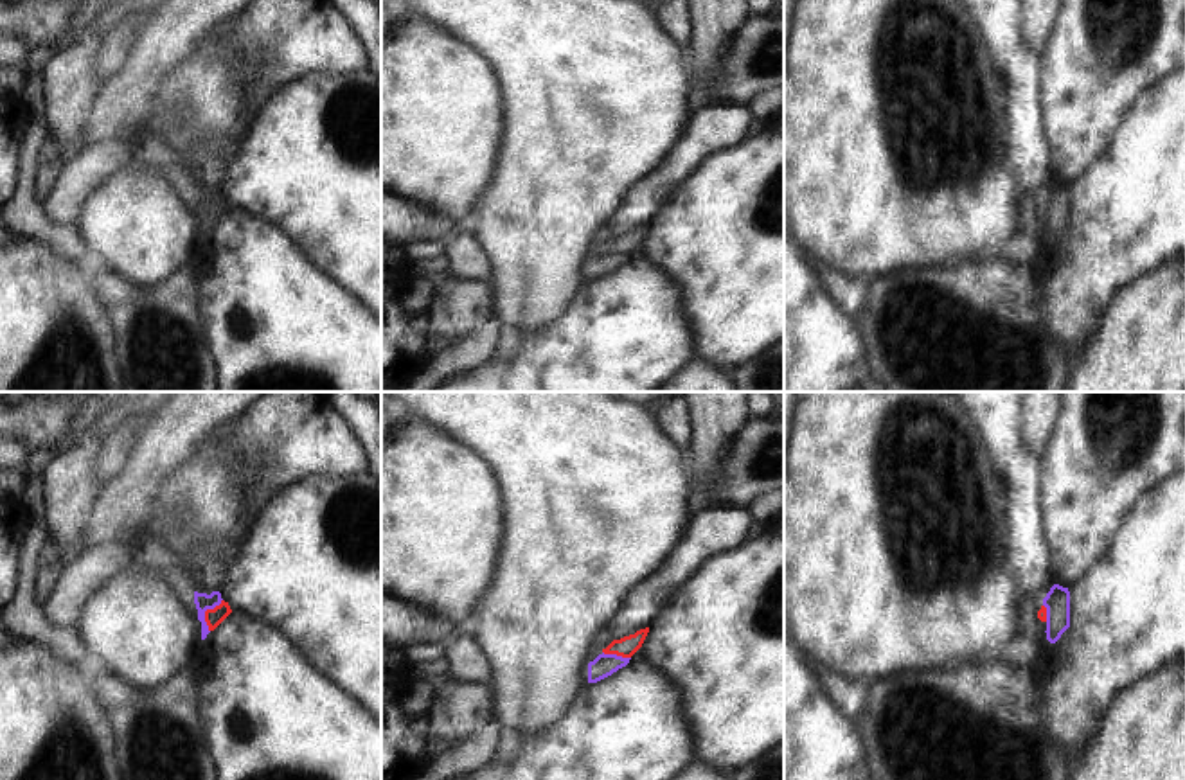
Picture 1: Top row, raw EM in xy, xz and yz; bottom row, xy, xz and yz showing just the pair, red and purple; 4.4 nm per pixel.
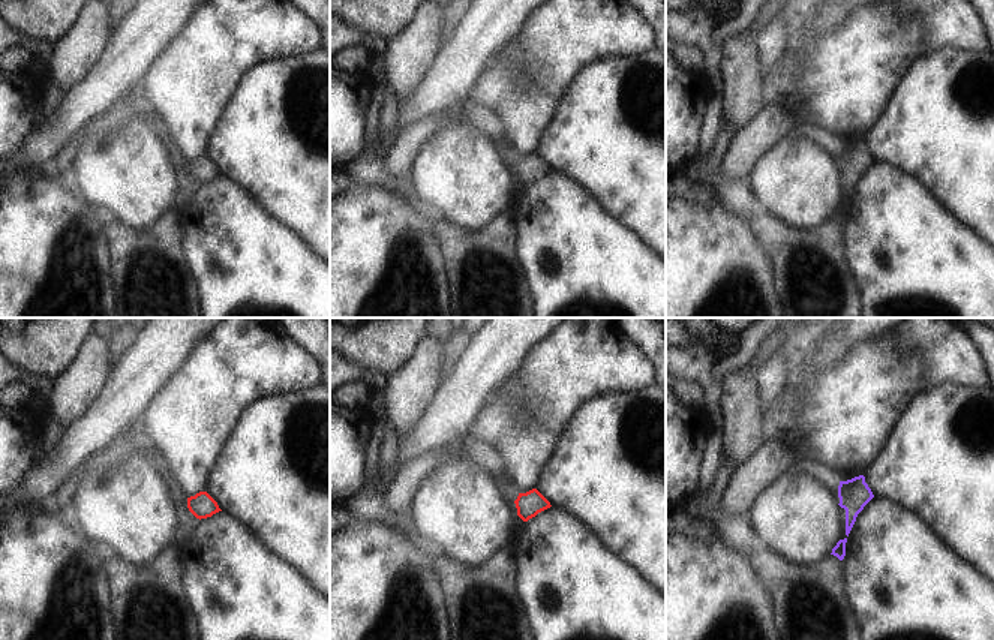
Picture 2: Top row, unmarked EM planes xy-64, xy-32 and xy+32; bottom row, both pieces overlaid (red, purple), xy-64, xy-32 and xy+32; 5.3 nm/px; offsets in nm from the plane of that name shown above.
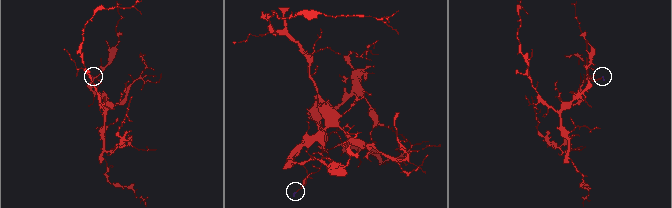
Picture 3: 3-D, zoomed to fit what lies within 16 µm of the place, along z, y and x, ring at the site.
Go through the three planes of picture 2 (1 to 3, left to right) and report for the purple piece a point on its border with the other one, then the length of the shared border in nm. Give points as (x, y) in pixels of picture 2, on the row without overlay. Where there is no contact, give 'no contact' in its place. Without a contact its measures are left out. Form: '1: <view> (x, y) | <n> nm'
1: no contact
2: no contact
3: no contact

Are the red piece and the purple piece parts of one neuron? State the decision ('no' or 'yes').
no

